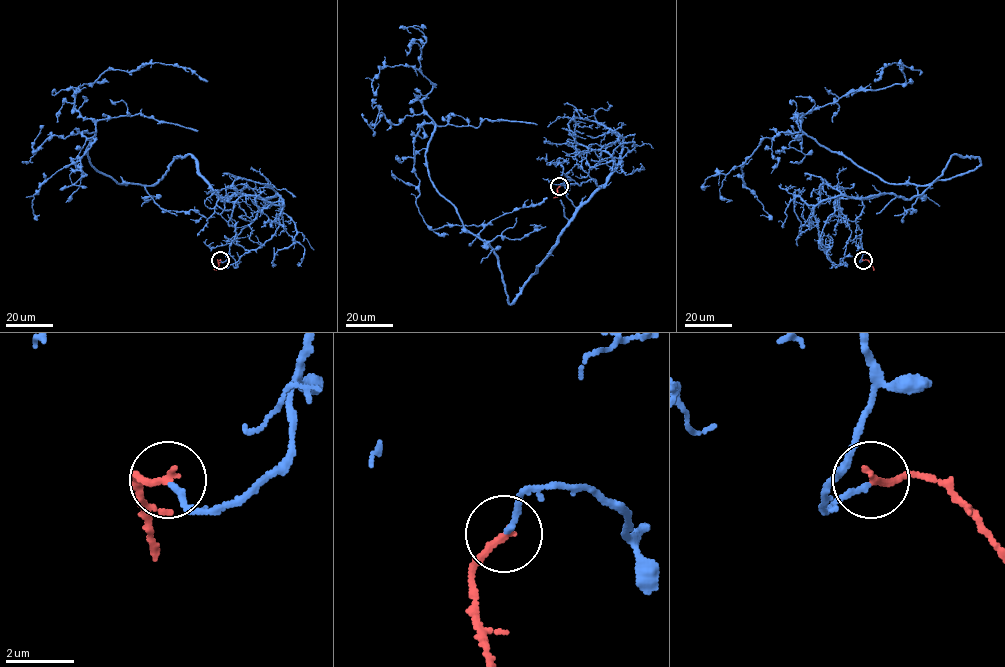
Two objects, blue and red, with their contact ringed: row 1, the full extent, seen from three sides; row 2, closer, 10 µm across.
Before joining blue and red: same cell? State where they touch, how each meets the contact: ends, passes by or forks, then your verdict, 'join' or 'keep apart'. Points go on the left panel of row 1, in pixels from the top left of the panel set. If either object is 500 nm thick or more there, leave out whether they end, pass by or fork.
place (220, 260); blue ends; red ends; join

